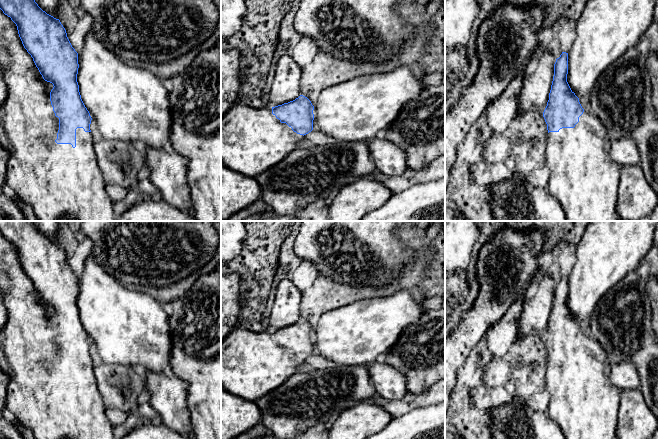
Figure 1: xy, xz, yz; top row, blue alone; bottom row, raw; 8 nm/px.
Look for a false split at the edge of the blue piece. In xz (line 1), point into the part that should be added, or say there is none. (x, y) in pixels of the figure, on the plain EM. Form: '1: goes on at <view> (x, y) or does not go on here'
1: goes on at xz (252, 364)

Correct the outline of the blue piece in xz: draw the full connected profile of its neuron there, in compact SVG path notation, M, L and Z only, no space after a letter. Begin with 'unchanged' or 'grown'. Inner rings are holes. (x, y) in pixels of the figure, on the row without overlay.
grown; M303 319L269 332L232 330L221 343L221 386L229 394L255 402L303 369L305 360L313 354L313 334L311 325Z

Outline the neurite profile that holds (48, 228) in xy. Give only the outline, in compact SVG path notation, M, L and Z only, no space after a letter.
M34 221L34 223L43 235L54 242L59 243L57 238L58 221Z

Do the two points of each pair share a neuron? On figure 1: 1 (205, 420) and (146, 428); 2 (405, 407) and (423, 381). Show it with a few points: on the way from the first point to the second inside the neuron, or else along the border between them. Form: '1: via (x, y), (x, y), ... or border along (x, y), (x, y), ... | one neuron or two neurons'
1: border along (162, 423), (170, 428) | two neurons
2: border along (434, 383), (426, 390), (418, 393), (408, 391) | two neurons

